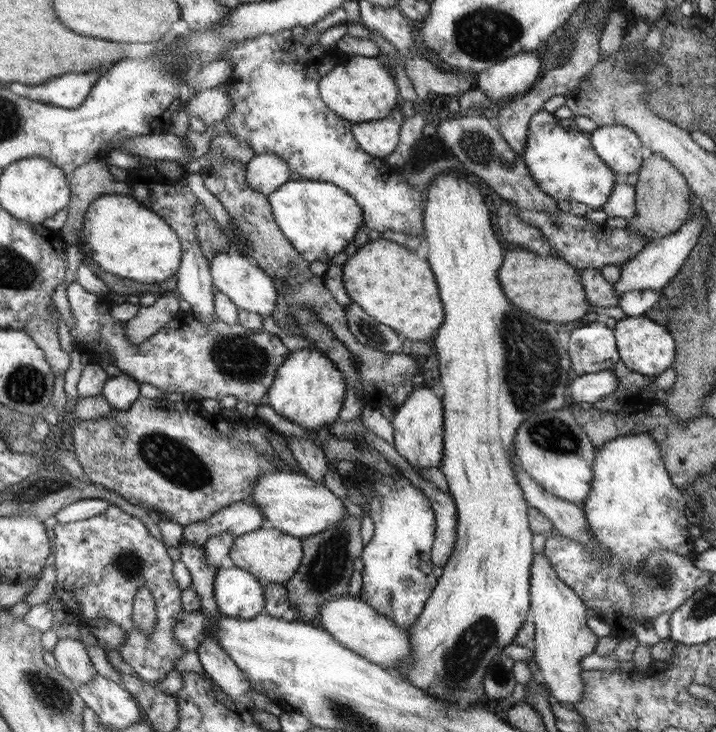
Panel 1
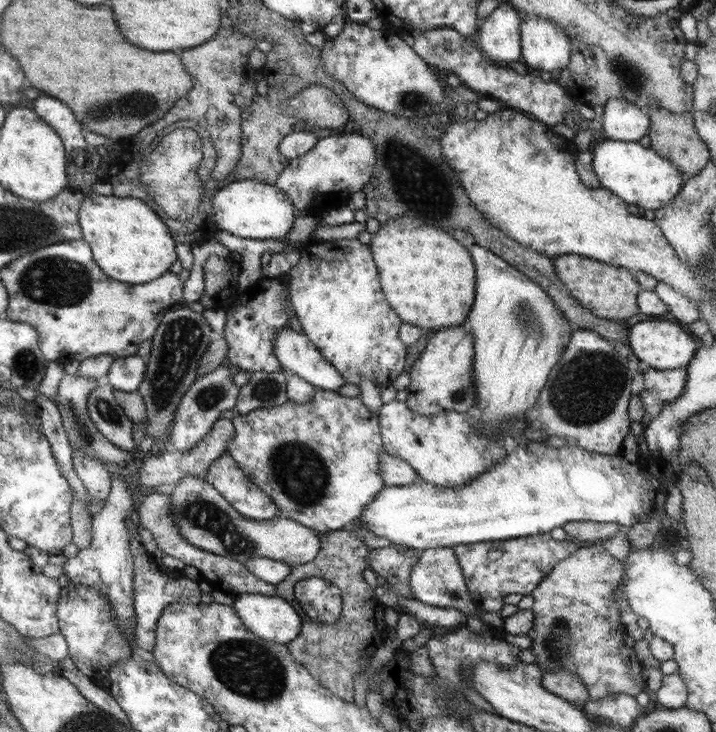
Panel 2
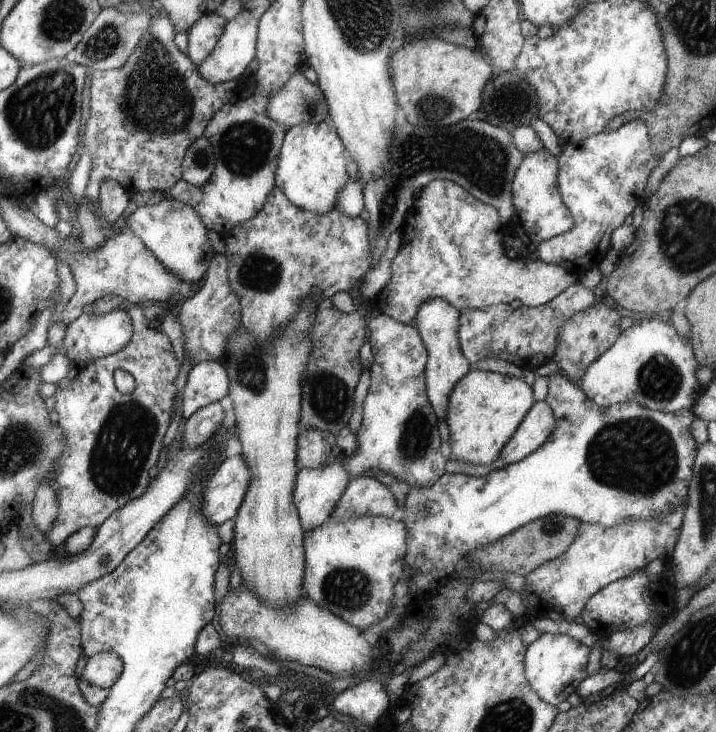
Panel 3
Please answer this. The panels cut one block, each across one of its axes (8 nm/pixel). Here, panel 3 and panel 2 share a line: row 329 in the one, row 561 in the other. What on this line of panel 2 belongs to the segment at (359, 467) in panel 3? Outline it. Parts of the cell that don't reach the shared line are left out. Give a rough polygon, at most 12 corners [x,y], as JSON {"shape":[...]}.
{"shape":[[372,549],[370,568],[399,596],[412,598],[409,577],[418,549]]}

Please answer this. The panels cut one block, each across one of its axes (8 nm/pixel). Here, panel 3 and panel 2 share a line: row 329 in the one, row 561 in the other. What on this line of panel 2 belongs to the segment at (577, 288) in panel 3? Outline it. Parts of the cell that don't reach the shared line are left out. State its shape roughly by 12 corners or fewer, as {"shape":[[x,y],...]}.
{"shape":[[550,533],[454,545],[478,609],[530,595],[581,544]]}

